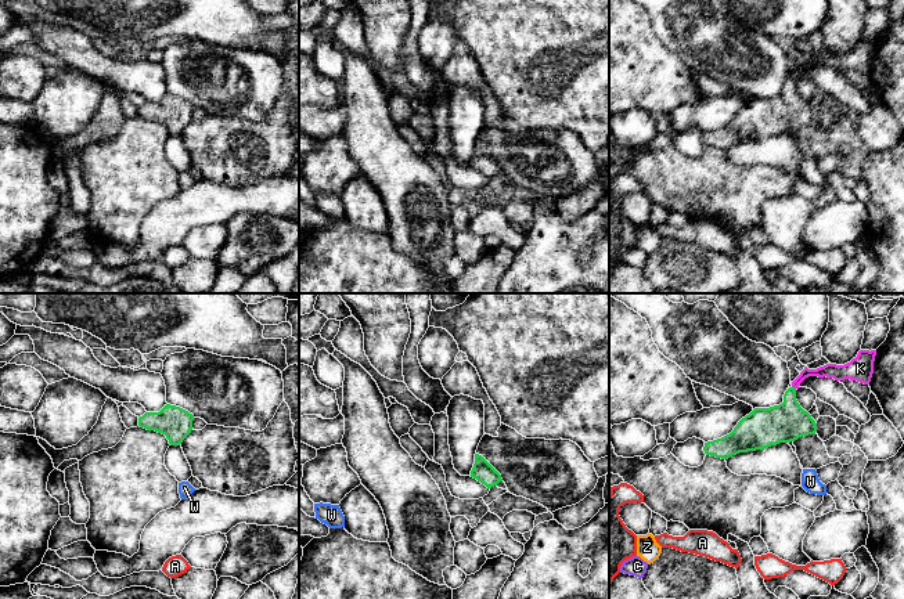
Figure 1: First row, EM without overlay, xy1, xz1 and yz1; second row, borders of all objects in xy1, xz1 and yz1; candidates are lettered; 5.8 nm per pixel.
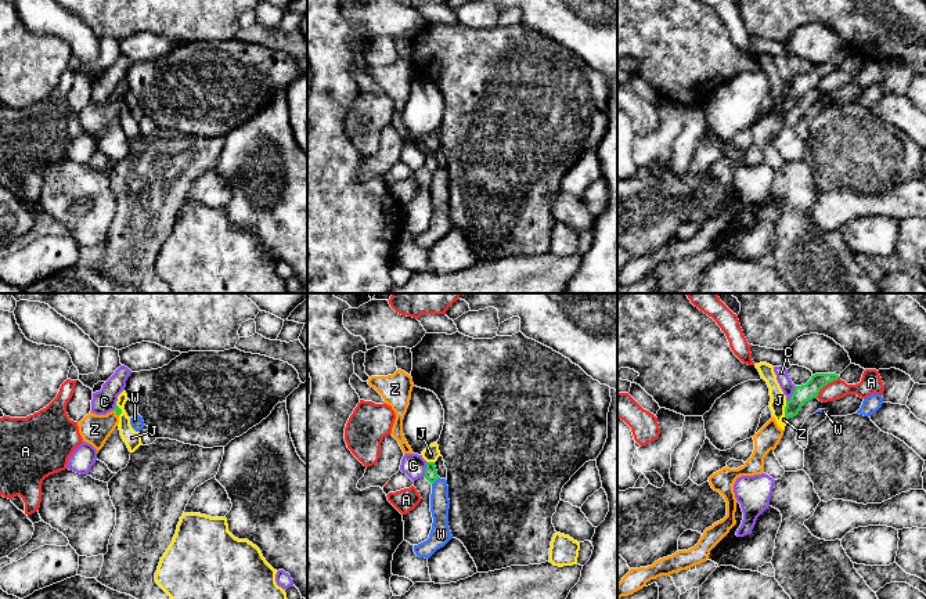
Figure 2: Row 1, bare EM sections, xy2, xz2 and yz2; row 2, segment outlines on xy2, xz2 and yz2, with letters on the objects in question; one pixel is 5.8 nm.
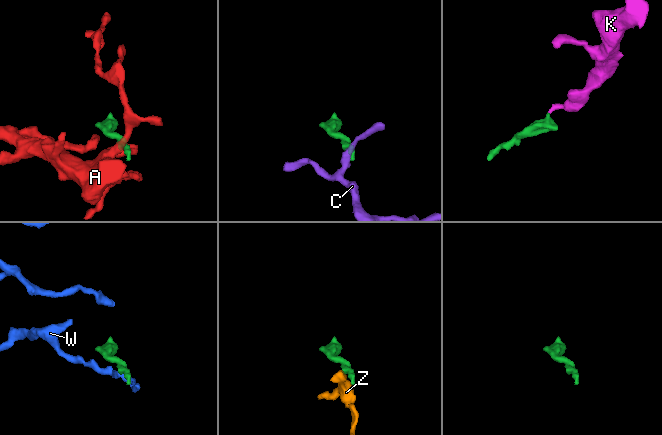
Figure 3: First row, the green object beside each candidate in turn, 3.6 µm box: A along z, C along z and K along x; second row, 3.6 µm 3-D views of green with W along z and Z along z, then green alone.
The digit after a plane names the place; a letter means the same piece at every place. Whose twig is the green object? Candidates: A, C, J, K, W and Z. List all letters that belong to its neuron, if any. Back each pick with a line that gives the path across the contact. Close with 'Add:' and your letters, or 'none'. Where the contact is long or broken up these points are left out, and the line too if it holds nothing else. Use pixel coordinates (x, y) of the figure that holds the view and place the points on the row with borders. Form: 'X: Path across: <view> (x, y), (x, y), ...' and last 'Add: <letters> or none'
K: Path across: yz1 (787, 422), (792, 388), (806, 372), (829, 370)
Z: Path across: xy2 (118, 410), (116, 414), (107, 424), (94, 429)
Add: K, Z

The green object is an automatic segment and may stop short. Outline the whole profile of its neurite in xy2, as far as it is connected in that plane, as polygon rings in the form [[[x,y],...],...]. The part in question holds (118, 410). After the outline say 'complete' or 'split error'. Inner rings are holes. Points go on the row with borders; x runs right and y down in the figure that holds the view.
[[[118,405],[107,415],[96,415],[90,411],[90,414],[78,423],[83,441],[91,444],[97,450],[97,454],[118,426],[120,414],[122,409]]]; split error

